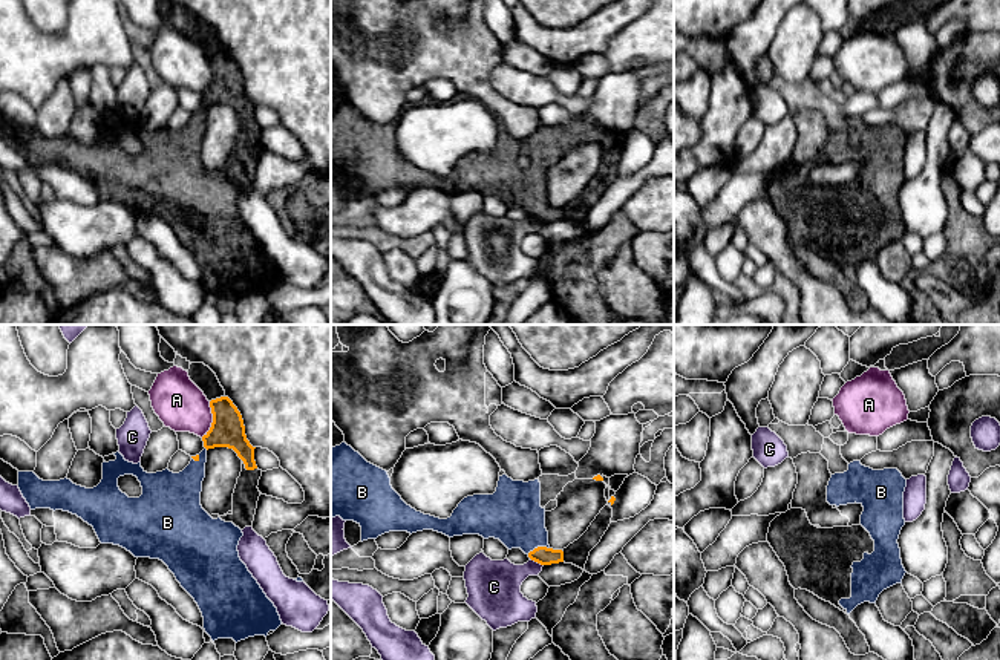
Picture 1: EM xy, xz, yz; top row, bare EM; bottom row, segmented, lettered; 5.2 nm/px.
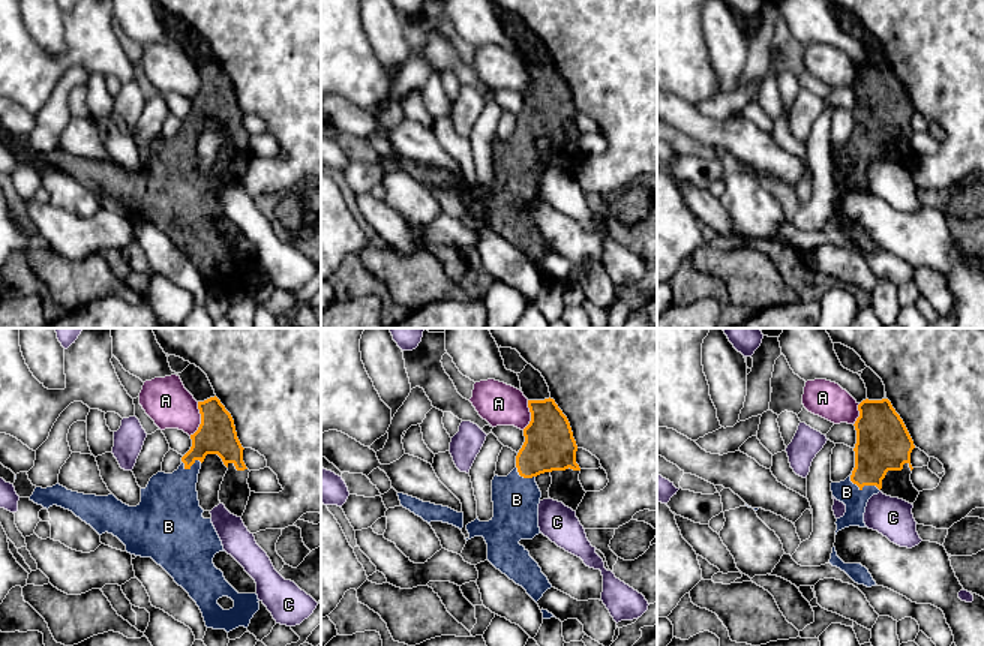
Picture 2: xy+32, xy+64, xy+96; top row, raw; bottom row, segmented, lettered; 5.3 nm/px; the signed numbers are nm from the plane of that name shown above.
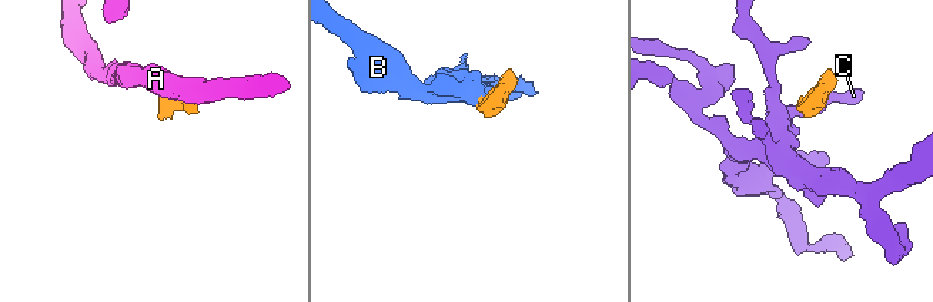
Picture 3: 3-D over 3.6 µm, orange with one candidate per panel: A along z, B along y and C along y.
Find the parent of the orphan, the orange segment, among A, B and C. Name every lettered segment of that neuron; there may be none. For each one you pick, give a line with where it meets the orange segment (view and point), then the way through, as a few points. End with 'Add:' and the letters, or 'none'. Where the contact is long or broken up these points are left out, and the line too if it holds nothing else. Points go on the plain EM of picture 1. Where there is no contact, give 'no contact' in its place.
B: contact xz (538, 204); way xz (545, 213), (538, 204), (513, 172)
Add: B

